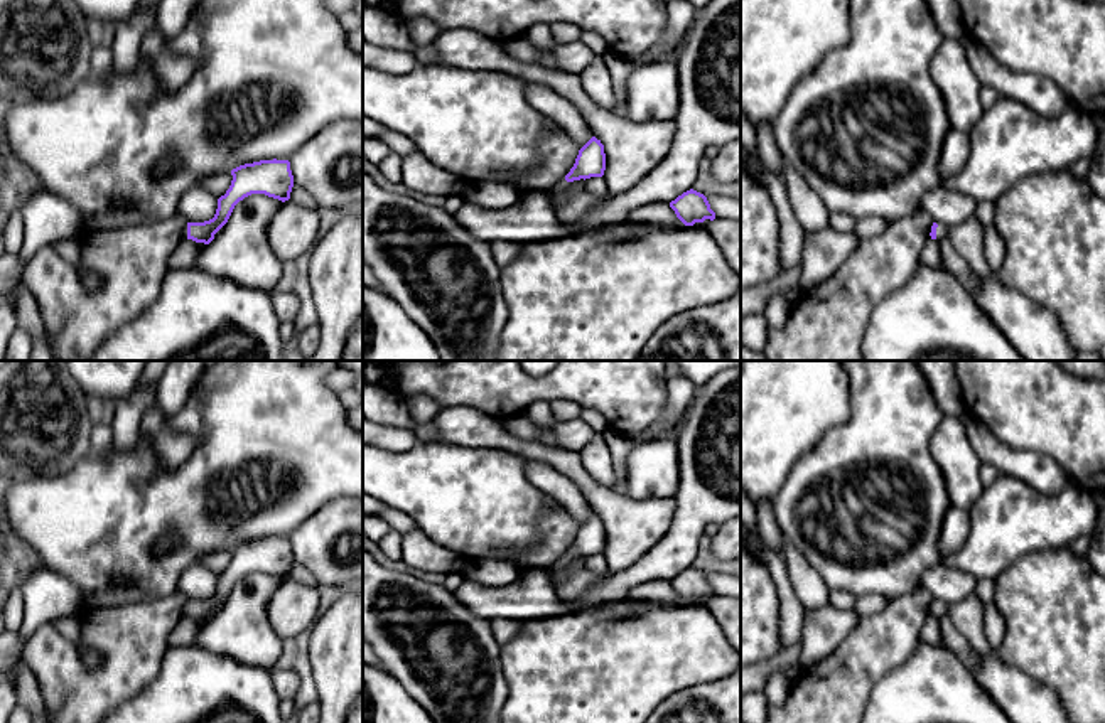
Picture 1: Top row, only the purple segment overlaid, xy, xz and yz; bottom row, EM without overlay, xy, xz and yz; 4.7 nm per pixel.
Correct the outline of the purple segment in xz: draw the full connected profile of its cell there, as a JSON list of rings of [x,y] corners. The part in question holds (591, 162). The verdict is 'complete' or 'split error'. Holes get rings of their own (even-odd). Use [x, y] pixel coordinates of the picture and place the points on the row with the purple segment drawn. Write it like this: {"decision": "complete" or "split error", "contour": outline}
{"decision": "split error", "contour": [[[592,137],[580,150],[570,172],[557,180],[550,190],[560,190],[569,182],[602,177],[606,170],[606,153],[601,140]]]}

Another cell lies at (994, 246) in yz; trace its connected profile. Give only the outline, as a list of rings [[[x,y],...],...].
[[[994,224],[984,228],[984,251],[989,268],[997,273],[1005,258],[1005,244]]]

